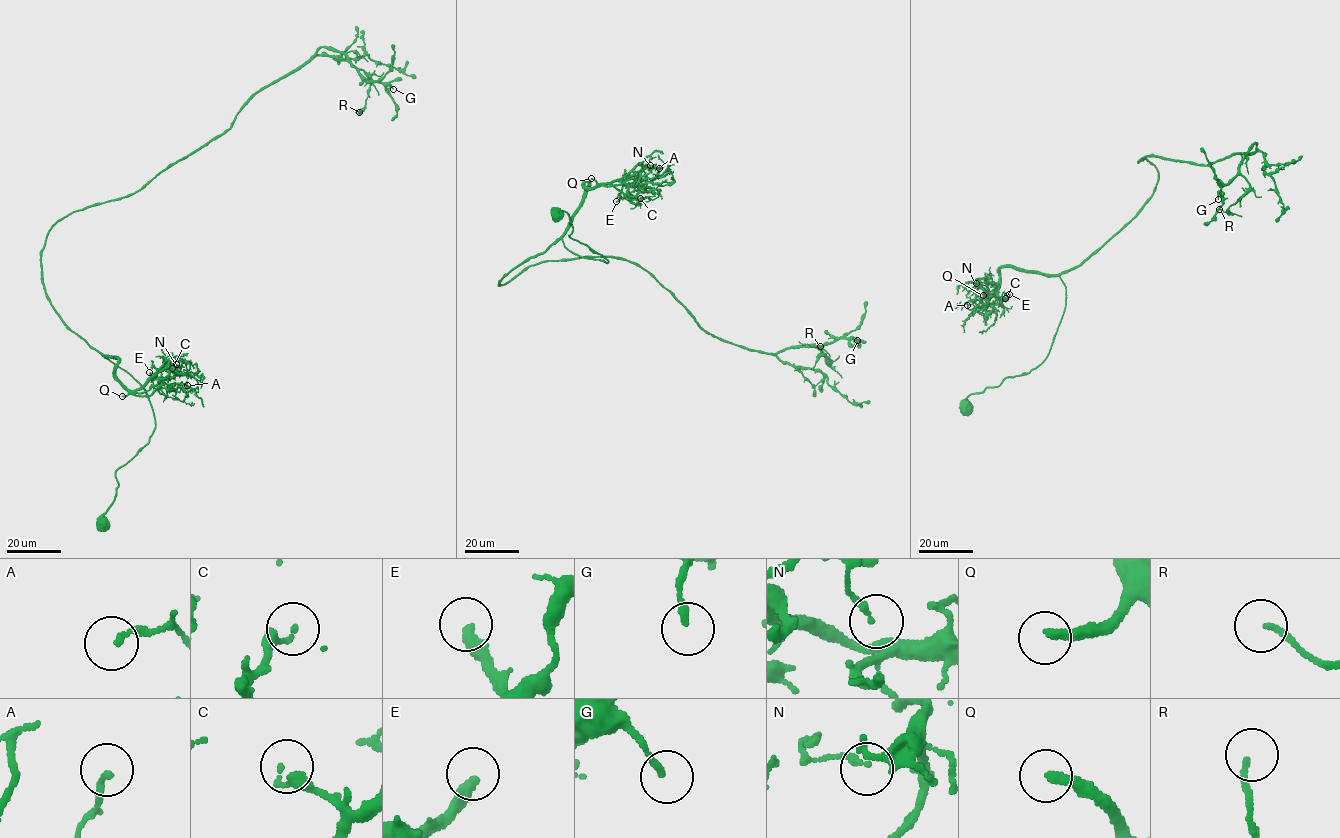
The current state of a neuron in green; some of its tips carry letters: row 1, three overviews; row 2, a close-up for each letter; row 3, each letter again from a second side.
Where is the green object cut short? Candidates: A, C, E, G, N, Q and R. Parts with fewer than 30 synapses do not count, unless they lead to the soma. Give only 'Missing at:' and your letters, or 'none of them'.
Missing at: Q

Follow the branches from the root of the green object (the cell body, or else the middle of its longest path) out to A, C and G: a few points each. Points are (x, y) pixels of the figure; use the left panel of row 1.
A: (103, 524), (115, 472), (155, 420), (140, 385), (101, 354), (117, 358), (115, 376), (137, 396), (187, 385)
C: (103, 524), (115, 472), (155, 420), (140, 385), (101, 354), (137, 393), (172, 368)
G: (103, 524), (115, 472), (155, 420), (140, 385), (51, 304), (51, 226), (143, 188), (319, 48), (393, 89)

